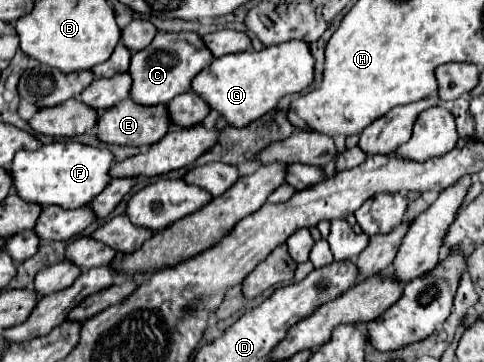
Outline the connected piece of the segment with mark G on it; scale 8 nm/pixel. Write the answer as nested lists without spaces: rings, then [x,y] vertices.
[[[289,40],[277,46],[267,46],[259,52],[245,50],[229,56],[215,58],[209,68],[203,68],[191,82],[191,90],[207,102],[211,110],[217,110],[229,126],[245,128],[265,112],[273,110],[277,102],[287,94],[297,94],[313,82],[315,60],[307,44]]]

